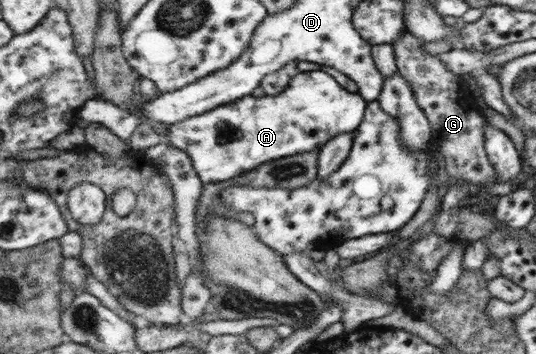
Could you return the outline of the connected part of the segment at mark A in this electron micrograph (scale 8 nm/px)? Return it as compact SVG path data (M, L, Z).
M318 69L297 74L279 95L250 95L169 125L166 136L172 147L191 158L203 184L231 183L233 178L267 161L309 153L338 134L354 132L361 125L367 106L358 93L344 90L329 74Z

